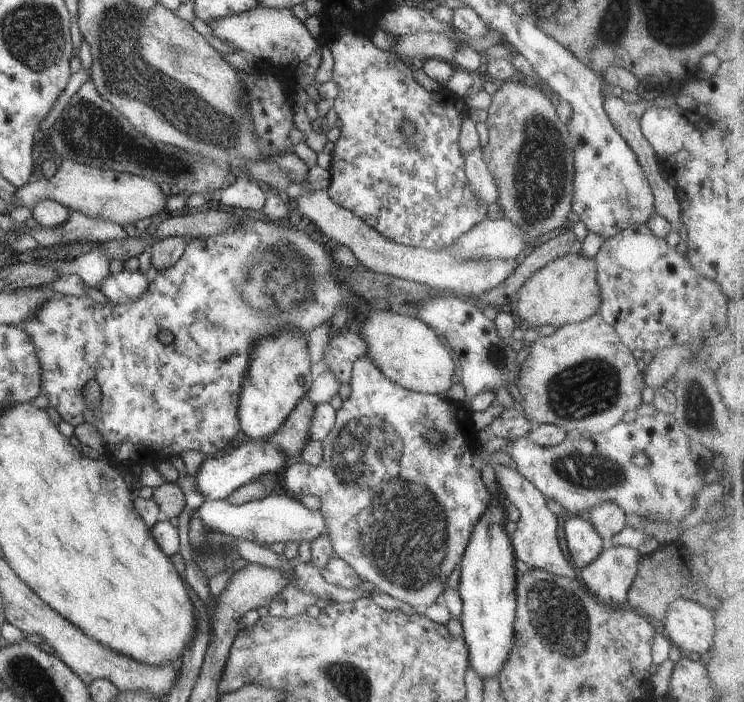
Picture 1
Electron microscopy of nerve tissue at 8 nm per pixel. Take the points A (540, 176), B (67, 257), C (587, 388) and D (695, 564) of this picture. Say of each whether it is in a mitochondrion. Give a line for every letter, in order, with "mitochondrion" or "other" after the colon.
A: mitochondrion
B: other
C: mitochondrion
D: other

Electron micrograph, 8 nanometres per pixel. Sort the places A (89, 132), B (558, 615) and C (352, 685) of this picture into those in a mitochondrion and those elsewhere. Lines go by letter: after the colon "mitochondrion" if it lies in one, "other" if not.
A: mitochondrion
B: mitochondrion
C: mitochondrion

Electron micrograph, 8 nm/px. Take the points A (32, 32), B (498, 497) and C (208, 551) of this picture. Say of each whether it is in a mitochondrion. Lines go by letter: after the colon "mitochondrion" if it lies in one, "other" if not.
A: mitochondrion
B: other
C: mitochondrion

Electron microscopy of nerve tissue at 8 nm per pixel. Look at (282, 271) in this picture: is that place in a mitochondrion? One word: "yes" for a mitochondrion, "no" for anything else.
yes

